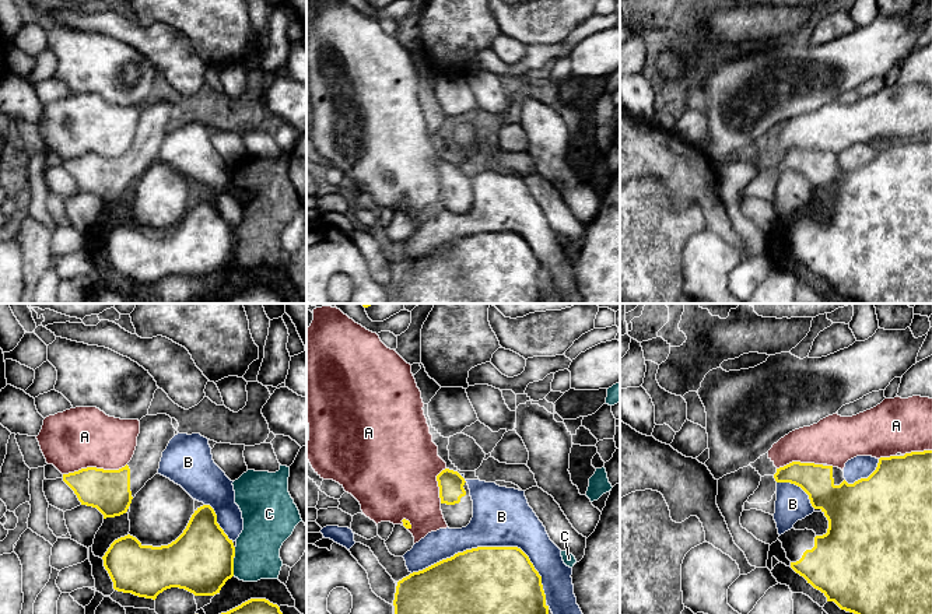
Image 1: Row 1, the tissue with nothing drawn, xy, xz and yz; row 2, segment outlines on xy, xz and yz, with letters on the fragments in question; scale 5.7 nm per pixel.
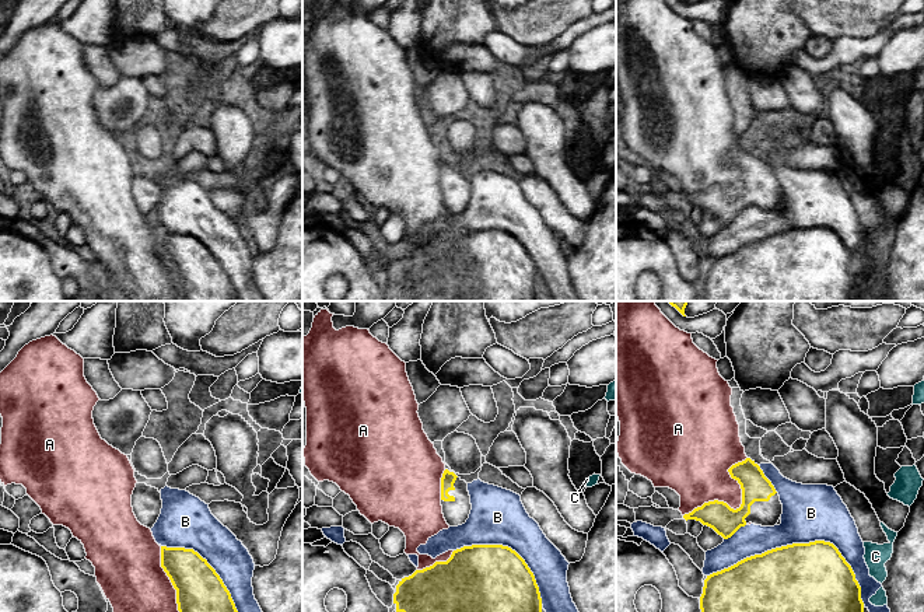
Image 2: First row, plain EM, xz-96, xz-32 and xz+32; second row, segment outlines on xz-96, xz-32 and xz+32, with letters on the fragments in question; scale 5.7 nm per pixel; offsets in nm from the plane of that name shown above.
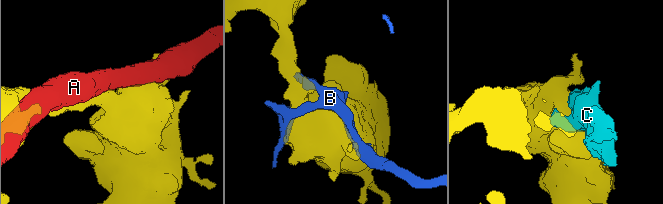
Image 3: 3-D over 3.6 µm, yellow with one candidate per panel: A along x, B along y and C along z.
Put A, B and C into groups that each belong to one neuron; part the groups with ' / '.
A / B / C

